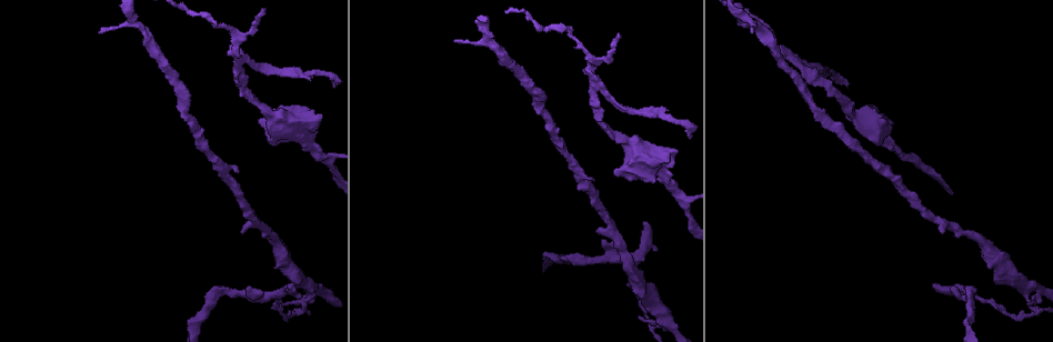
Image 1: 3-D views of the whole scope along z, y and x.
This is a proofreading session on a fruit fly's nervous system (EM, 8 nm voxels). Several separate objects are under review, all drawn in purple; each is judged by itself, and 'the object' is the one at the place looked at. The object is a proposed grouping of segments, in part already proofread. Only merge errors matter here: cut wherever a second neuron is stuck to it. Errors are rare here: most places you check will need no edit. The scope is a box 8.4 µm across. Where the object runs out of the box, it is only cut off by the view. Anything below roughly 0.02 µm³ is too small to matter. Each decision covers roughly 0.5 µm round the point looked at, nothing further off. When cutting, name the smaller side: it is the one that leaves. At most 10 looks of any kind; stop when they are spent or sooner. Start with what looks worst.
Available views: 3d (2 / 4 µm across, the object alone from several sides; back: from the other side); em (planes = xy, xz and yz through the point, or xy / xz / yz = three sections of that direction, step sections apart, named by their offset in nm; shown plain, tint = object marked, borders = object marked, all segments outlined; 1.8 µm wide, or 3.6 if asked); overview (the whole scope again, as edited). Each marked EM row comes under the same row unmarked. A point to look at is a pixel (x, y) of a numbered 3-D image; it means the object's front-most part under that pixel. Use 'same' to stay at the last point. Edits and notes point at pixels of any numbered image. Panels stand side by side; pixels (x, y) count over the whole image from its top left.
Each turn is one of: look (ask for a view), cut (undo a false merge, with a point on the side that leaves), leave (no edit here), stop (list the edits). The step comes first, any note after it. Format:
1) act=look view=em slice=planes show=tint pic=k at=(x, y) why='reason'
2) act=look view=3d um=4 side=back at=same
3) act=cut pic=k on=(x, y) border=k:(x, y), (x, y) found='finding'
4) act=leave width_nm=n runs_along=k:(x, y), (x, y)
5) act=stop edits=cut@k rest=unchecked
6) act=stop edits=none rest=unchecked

act=look view=em slice=planes show=tint pic=1 at=(1029, 287) why='thick turns thin'

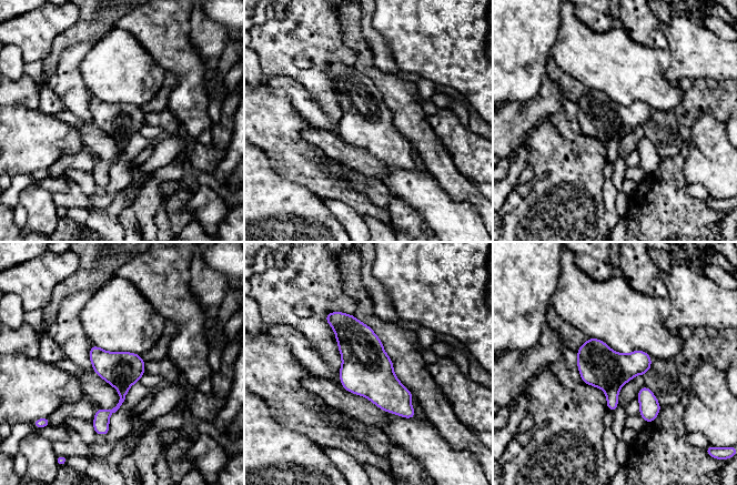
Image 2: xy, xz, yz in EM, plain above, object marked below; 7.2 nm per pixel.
act=cut pic=2 on=(612, 394) part_leaving=2:(123, 392), (120, 403), (97, 428) found='two neurons meet here'

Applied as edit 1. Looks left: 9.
act=look view=overview why='redraw'

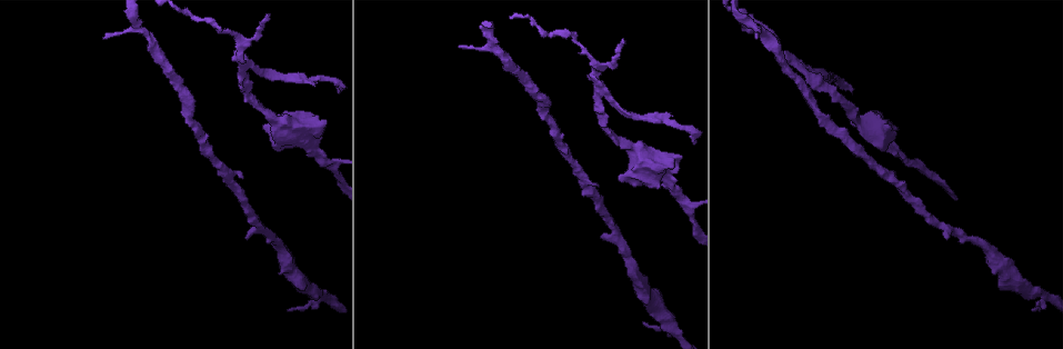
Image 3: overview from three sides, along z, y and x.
act=look view=3d um=4 side=back pic=3 at=(598, 95) why='sharp bend'

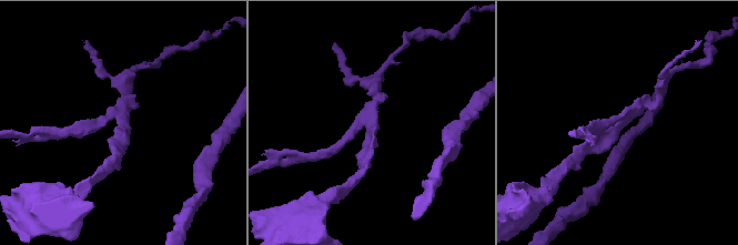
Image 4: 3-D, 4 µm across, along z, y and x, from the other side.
act=look view=em slice=xz step=16 show=tint pic=4 at=(122, 127) arms=3

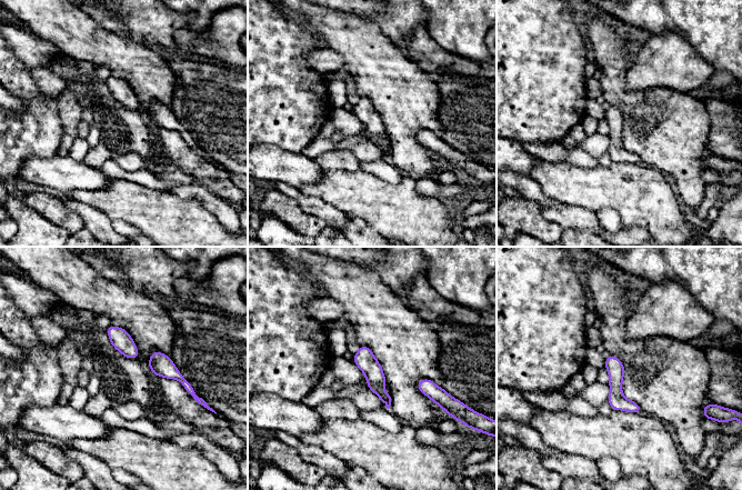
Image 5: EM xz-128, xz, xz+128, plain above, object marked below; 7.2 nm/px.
act=look view=em slice=planes show=tint at=same why='cut it another way'

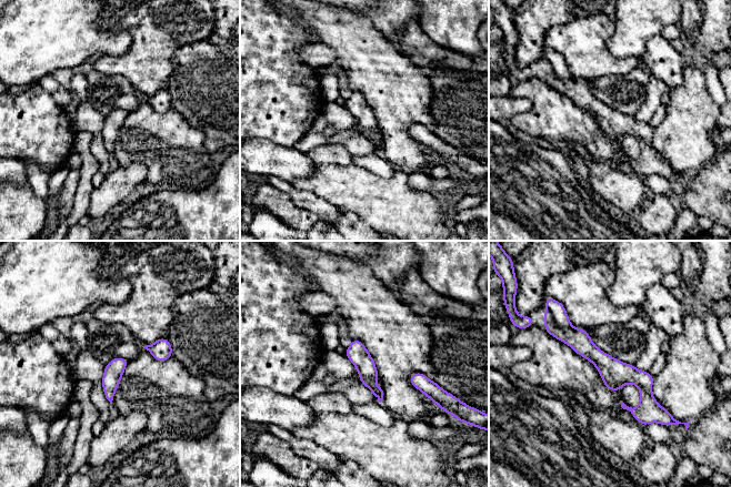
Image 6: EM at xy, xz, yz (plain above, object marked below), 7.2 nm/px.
act=cut pic=6 on=(557, 310) border=6:(552, 317), (560, 326), (571, 327) found='two neurons meet here'

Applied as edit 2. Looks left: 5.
act=look view=3d um=4 pic=4 at=(152, 65) why='a narrow waist'

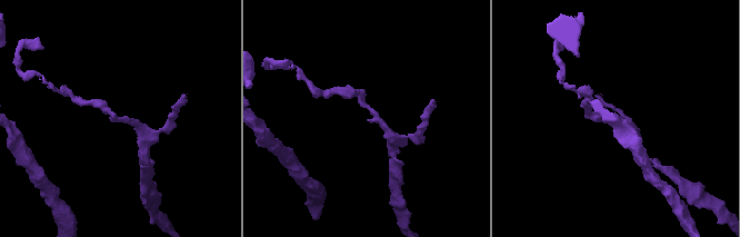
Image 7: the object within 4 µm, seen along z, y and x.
act=look view=em slice=planes show=borders pic=7 at=(117, 121)

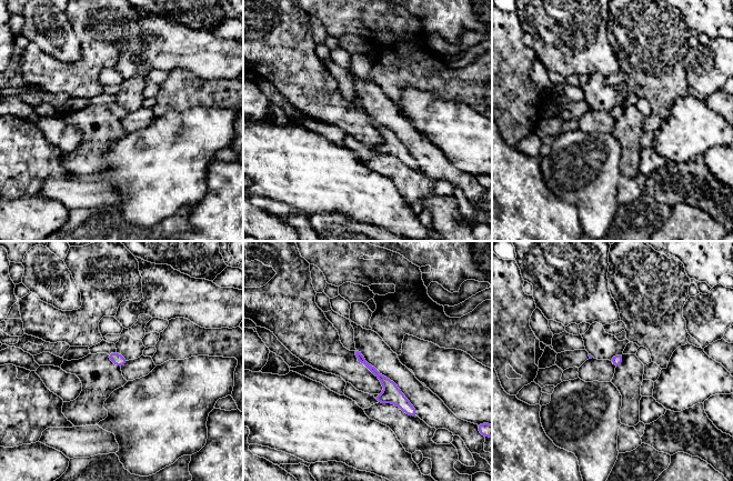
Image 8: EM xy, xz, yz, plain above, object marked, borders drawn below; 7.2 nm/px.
act=leave runs_along=8:(357, 351), (413, 413) found='all the same neuron'

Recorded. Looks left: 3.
act=look view=3d um=4 pic=3 at=(688, 207) why='sharp bend'

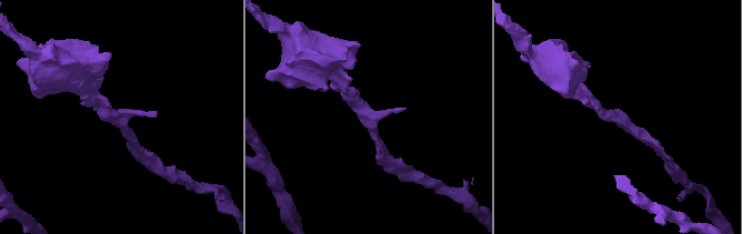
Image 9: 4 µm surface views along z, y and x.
act=look view=em slice=planes show=tint pic=9 at=(618, 116) why='shape alone is not enough'

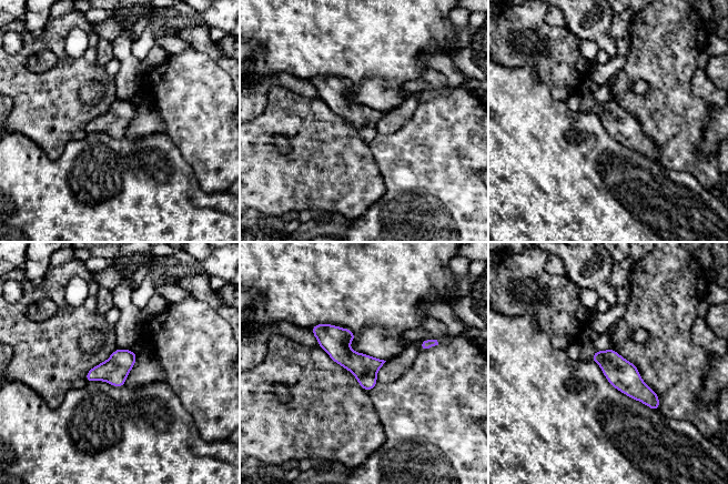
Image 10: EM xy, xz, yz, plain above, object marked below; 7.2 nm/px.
act=leave runs_along=10:(596, 355), (607, 360), (656, 407) found='one neuron here'

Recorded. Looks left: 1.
act=stop edits=cut@2,cut@6 rest=unchecked

